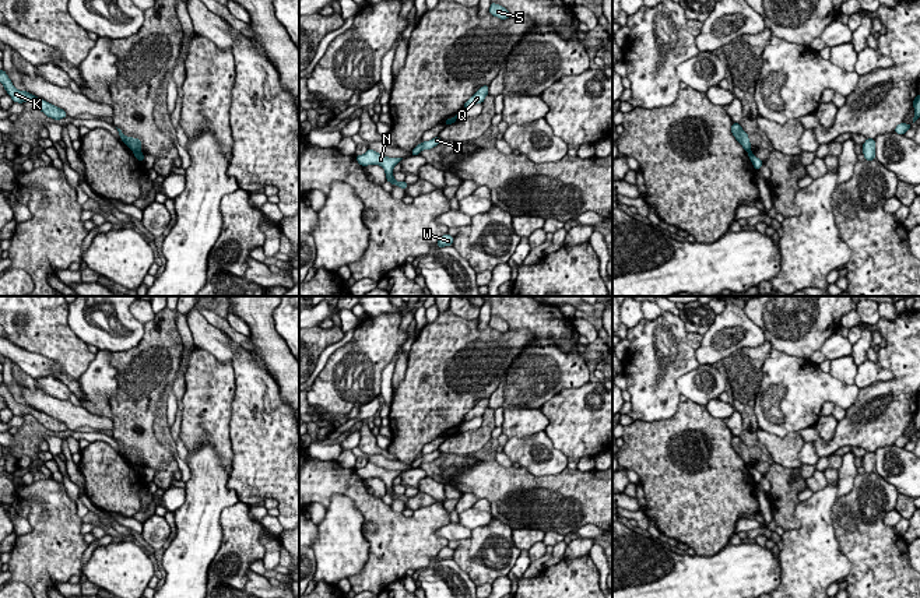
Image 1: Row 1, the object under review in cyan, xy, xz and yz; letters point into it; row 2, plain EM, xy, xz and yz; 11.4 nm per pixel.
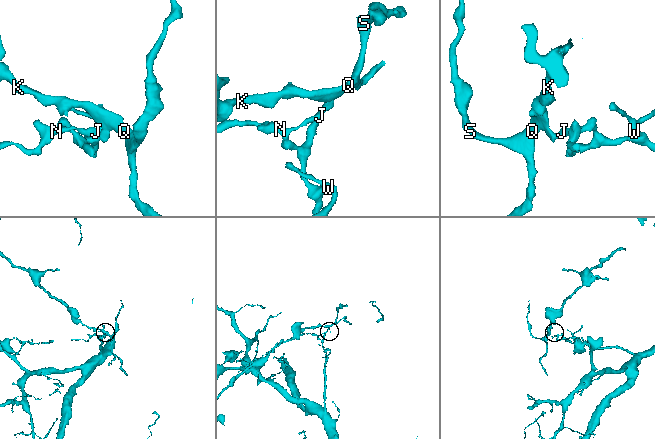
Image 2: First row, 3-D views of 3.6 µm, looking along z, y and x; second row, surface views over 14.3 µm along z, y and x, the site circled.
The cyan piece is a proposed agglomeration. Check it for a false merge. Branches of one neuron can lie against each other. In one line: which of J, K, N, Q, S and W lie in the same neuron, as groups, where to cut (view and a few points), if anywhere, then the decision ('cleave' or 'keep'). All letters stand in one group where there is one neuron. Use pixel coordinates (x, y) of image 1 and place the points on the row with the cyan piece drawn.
groups J N W / K Q S; cut xy (134, 152), (139, 154); cleave

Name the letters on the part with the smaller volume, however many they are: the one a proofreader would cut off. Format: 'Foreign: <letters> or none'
Foreign: K, Q, S

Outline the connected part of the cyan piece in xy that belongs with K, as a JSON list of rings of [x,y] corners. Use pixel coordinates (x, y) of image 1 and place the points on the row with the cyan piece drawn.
[[[4,70],[0,71],[0,82],[4,85],[4,89],[11,96],[13,102],[18,102],[18,103],[32,102],[41,112],[43,112],[48,117],[52,117],[55,120],[67,117],[67,113],[63,109],[60,109],[27,91],[15,89]]]

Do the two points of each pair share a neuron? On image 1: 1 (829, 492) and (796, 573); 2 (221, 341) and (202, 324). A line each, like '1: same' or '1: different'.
1: same
2: same

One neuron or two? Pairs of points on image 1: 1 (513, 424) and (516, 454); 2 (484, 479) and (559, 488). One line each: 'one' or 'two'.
1: two
2: one

